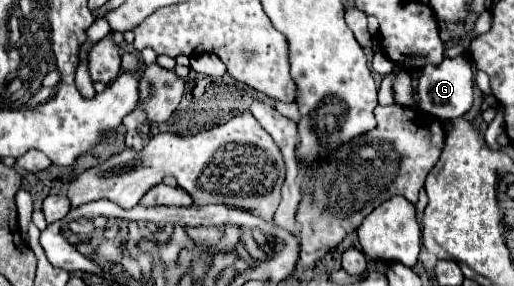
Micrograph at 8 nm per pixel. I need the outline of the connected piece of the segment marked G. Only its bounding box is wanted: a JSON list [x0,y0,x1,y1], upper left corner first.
[416,54,474,120]

